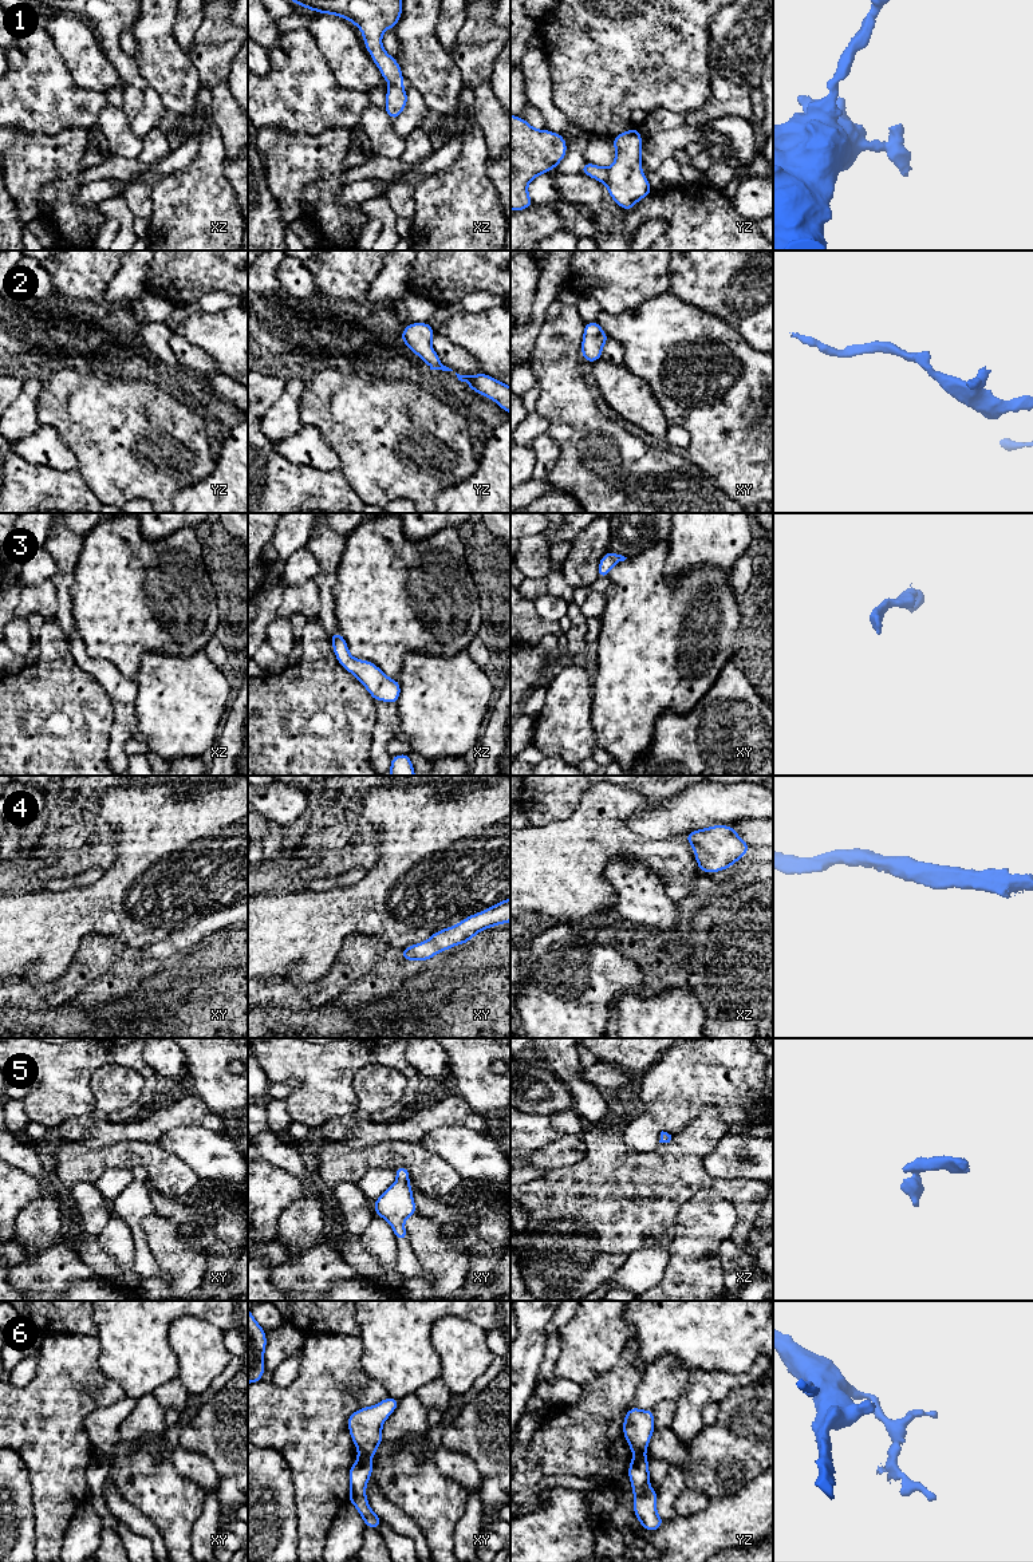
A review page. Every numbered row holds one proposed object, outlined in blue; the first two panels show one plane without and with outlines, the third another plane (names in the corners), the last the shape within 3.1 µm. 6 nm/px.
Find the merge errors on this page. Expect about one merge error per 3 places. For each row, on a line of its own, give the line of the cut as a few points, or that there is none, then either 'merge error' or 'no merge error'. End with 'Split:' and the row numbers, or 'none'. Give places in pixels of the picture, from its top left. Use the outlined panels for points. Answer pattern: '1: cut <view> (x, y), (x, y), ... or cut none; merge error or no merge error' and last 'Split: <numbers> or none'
1: cut yz (608, 169), (604, 182); merge error
2: cut none; no merge error
3: cut none; no merge error
4: cut none; no merge error
5: cut none; no merge error
6: cut xy (359, 1452), (369, 1458); merge error
Split: 1, 6

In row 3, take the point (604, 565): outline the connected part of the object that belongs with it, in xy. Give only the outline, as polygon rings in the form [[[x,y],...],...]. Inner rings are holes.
[[[607,552],[602,559],[600,559],[600,563],[599,563],[599,567],[598,567],[598,573],[599,573],[599,577],[603,579],[603,577],[607,577],[611,568],[620,563],[620,561],[624,561],[627,557],[619,555],[619,553],[615,553],[615,552]]]

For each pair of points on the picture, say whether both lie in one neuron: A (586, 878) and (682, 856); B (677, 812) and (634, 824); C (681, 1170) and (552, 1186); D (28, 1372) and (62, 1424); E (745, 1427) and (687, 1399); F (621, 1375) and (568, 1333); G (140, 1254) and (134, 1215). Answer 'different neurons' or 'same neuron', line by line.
A: same neuron
B: same neuron
C: same neuron
D: different neurons
E: different neurons
F: different neurons
G: same neuron

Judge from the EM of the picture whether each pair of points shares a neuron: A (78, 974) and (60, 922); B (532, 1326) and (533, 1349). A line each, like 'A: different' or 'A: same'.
A: different
B: same

